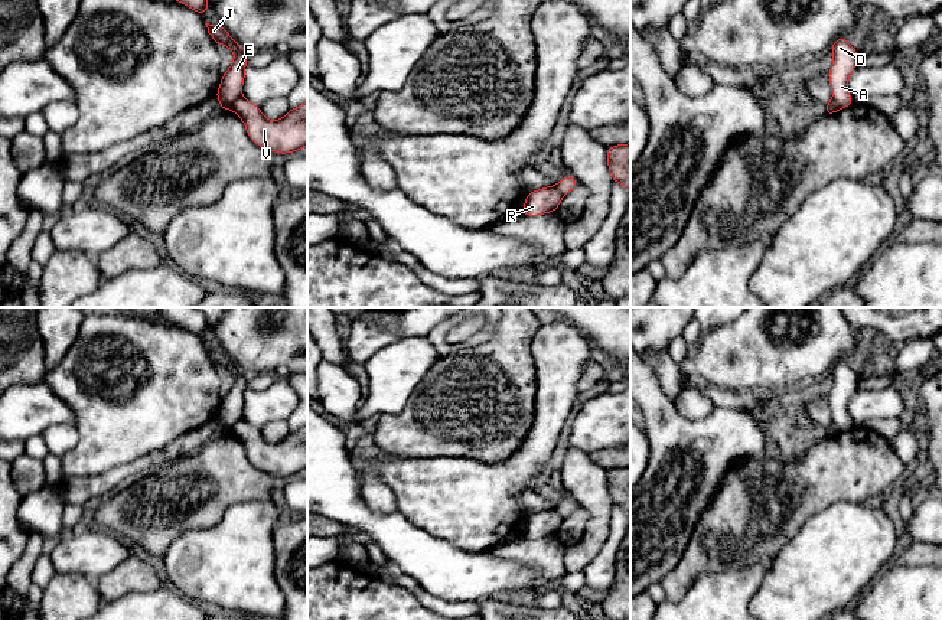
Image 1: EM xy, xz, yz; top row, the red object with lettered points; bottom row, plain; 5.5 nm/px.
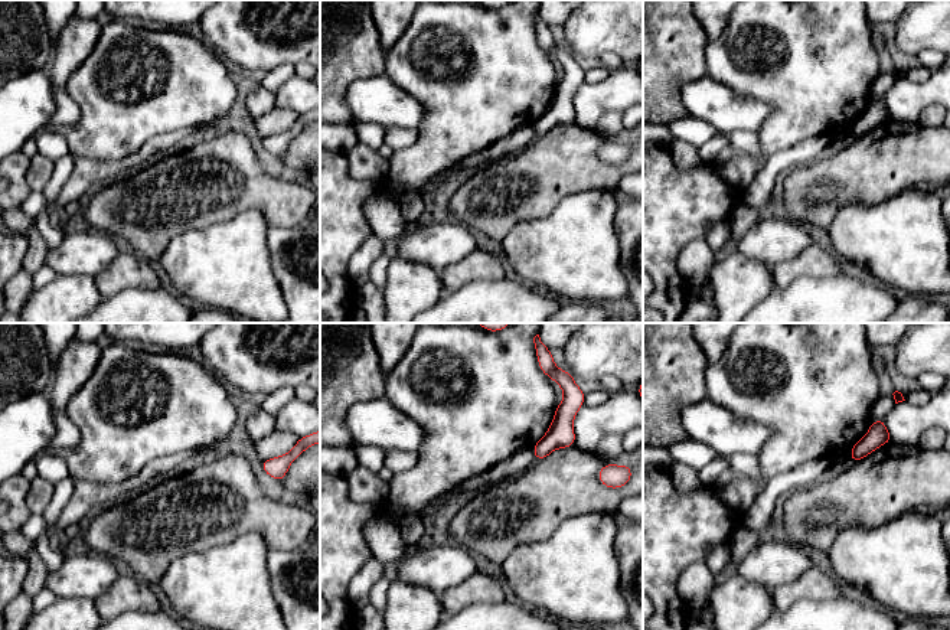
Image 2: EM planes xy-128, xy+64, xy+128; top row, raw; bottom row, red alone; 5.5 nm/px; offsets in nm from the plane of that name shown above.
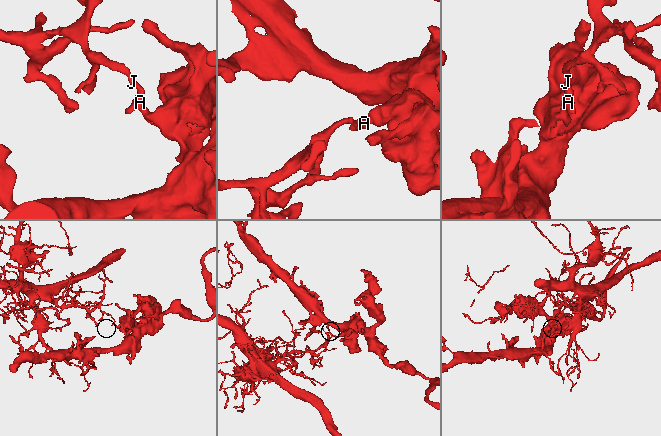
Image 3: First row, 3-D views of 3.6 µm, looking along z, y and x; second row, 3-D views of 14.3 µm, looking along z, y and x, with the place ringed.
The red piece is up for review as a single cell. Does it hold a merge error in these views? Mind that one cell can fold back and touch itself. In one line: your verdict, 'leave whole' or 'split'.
split

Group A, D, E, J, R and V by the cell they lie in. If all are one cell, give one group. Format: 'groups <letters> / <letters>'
groups A D E J R / V

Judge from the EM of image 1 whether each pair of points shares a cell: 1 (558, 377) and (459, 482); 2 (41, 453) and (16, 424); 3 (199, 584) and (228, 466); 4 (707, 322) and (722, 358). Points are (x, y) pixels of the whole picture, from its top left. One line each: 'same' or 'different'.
1: same
2: different
3: different
4: different

